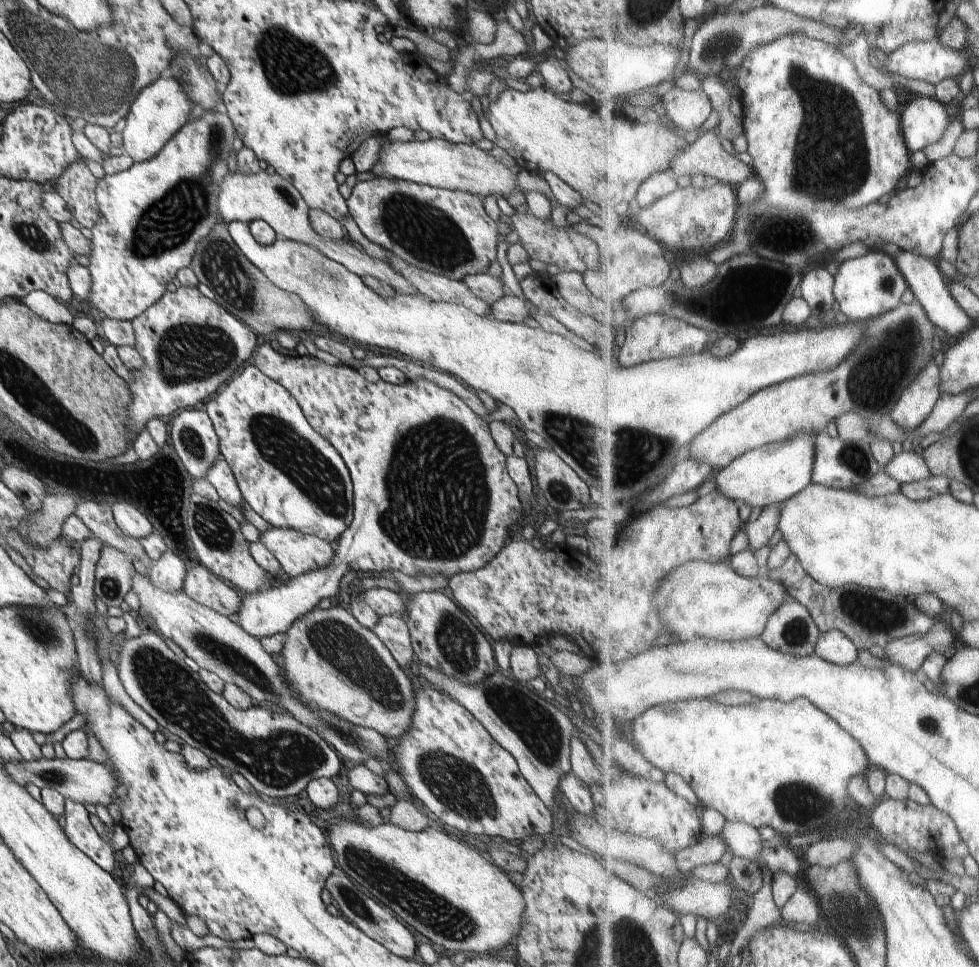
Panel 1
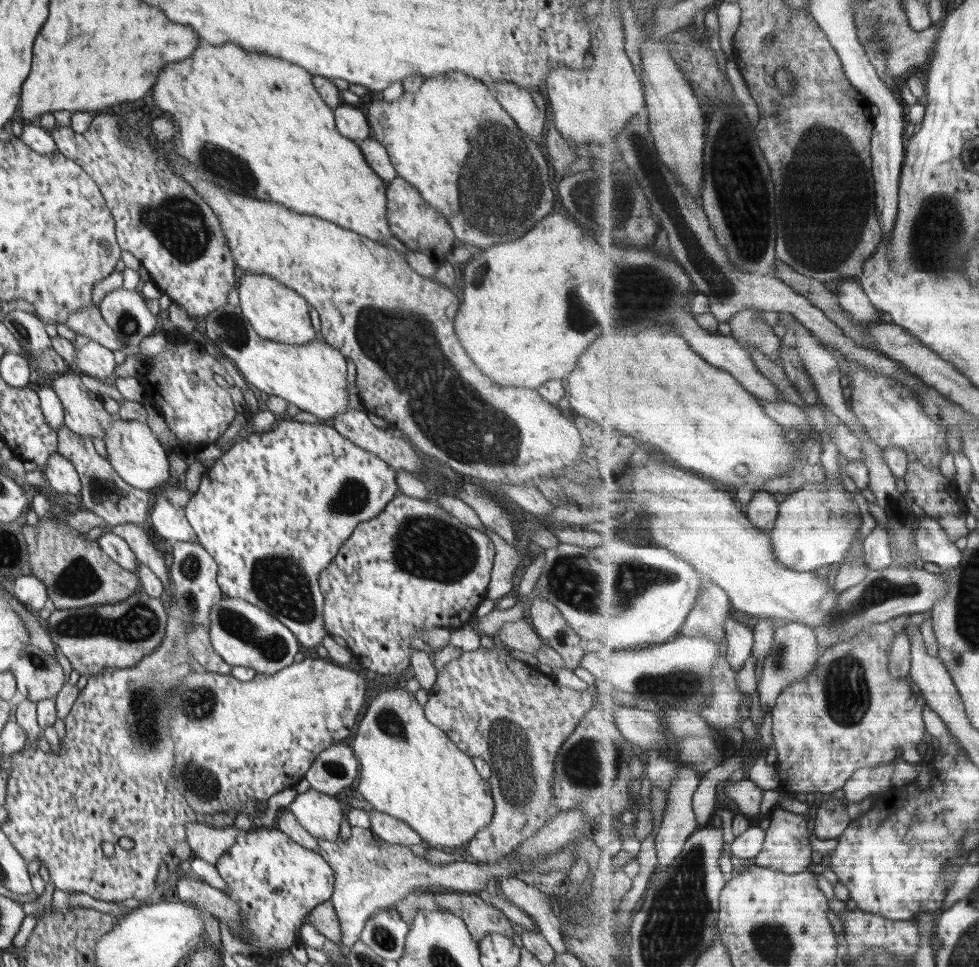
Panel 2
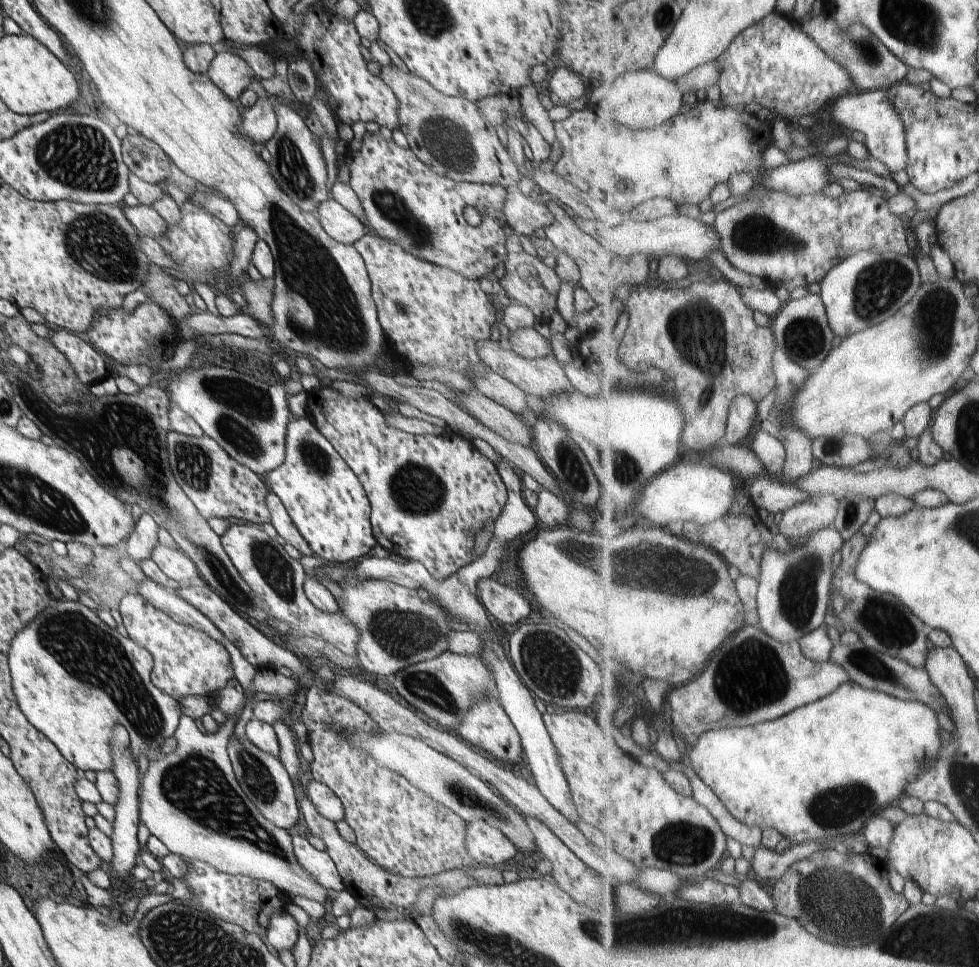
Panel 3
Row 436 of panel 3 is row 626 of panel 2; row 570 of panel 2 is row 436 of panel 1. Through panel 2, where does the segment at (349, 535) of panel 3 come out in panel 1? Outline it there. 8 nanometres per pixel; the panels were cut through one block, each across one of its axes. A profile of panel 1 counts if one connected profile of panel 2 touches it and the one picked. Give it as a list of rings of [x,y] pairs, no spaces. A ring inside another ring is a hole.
[[[246,366],[239,376],[236,376],[232,382],[209,398],[202,405],[208,416],[213,422],[214,430],[219,438],[219,451],[221,456],[228,462],[233,470],[235,479],[240,487],[244,500],[250,504],[250,508],[262,516],[268,524],[279,529],[294,529],[301,533],[317,536],[322,540],[332,542],[338,540],[339,536],[352,524],[353,521],[353,484],[351,474],[349,473],[346,463],[342,460],[340,453],[325,439],[317,430],[314,430],[306,417],[303,415],[300,405],[295,401],[295,398],[284,388],[278,381],[273,381],[269,376],[266,376],[258,367]]]

